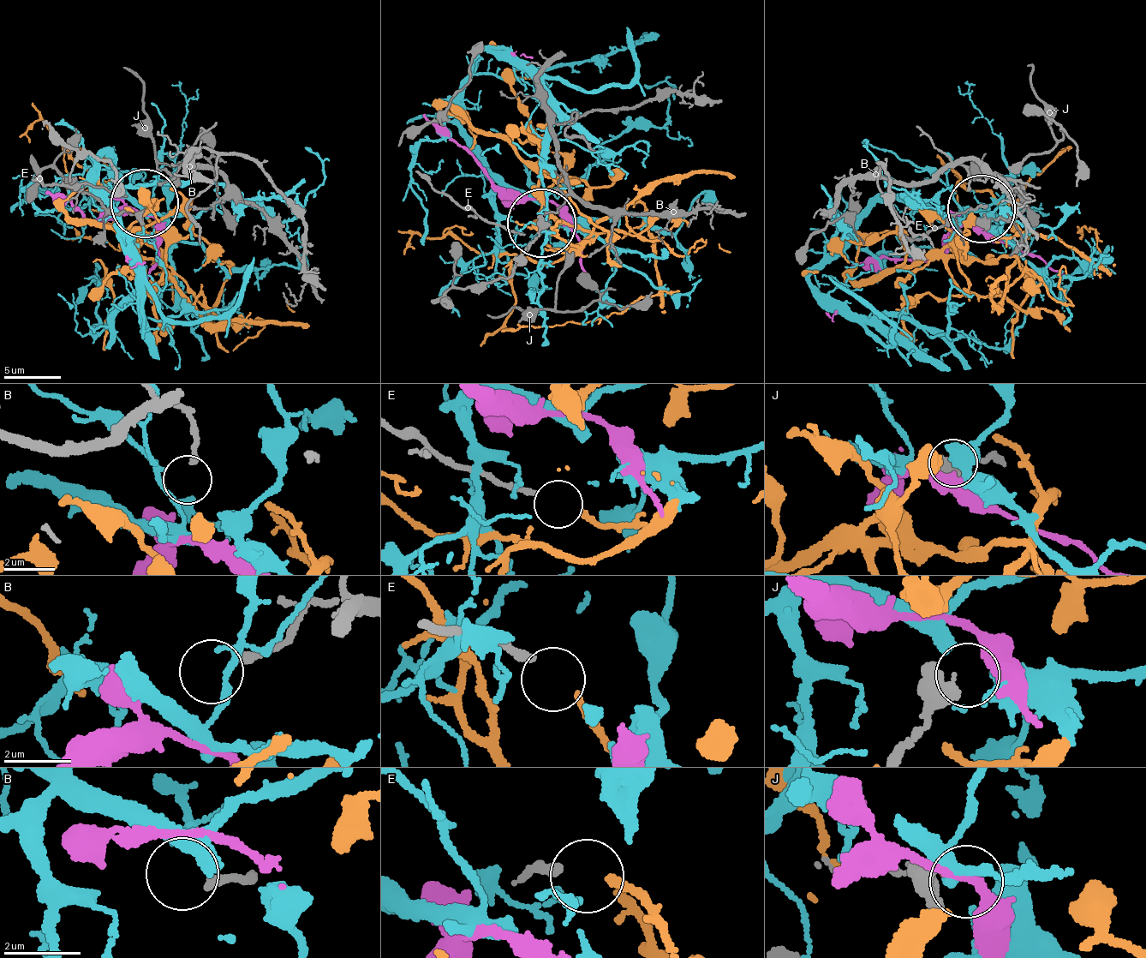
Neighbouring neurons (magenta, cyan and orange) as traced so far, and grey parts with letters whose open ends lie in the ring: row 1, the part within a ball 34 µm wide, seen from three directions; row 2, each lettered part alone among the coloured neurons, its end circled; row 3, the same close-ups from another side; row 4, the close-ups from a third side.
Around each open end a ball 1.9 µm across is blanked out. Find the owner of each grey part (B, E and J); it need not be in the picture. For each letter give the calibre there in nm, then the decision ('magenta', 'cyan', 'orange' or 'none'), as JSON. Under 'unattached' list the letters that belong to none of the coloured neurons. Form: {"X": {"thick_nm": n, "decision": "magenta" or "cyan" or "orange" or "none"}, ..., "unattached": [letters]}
{"B": {"thick_nm": 240, "decision": "none"}, "E": {"thick_nm": 220, "decision": "orange"}, "J": {"thick_nm": 480, "decision": "none"}, "unattached": ["B", "J"]}

